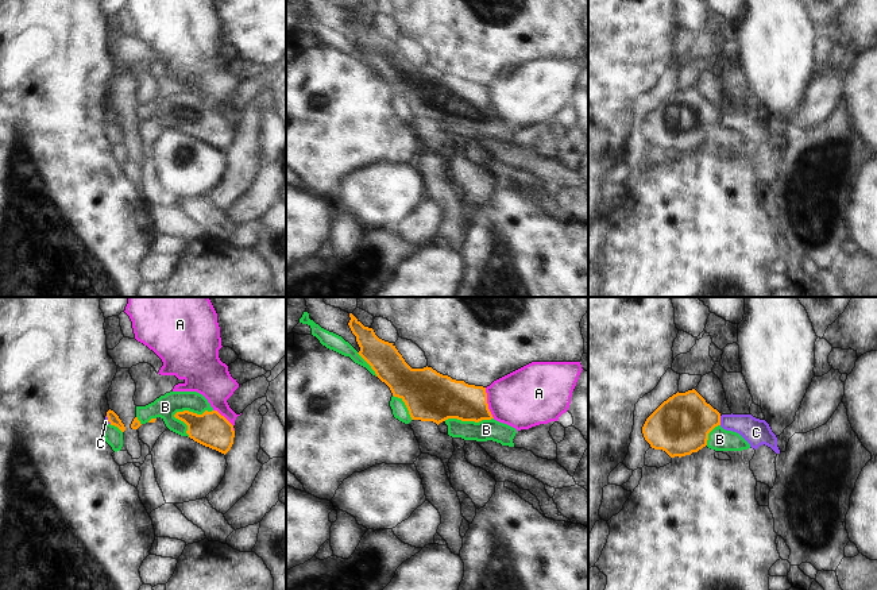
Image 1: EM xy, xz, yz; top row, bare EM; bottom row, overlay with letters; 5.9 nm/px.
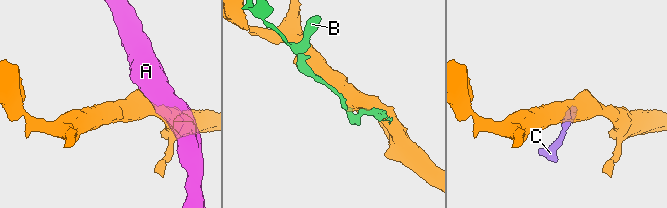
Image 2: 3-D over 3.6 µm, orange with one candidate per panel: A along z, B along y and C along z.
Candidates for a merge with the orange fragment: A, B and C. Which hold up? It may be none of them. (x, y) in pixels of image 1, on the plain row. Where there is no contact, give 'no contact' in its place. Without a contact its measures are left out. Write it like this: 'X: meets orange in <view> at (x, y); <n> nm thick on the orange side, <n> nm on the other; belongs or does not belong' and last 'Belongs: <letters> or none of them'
A: meets orange in xz at (486, 100); 240 nm thick on the orange side, 360 nm on the other; does not belong
B: meets orange in xy at (192, 110); 200 nm thick on the orange side, 140 nm on the other; does not belong
C: meets orange in yz at (719, 118); 340 nm thick on the orange side, 160 nm on the other; belongs
Belongs: C

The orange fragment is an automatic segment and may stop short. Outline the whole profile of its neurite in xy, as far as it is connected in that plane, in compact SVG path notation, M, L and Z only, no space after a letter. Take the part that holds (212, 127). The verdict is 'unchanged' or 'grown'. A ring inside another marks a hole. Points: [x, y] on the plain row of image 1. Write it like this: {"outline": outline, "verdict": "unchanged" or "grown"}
{"outline": "M183 108L177 109L174 115L188 123L186 131L194 139L224 153L231 147L235 135L233 123L217 108L205 108L202 112Z", "verdict": "unchanged"}

